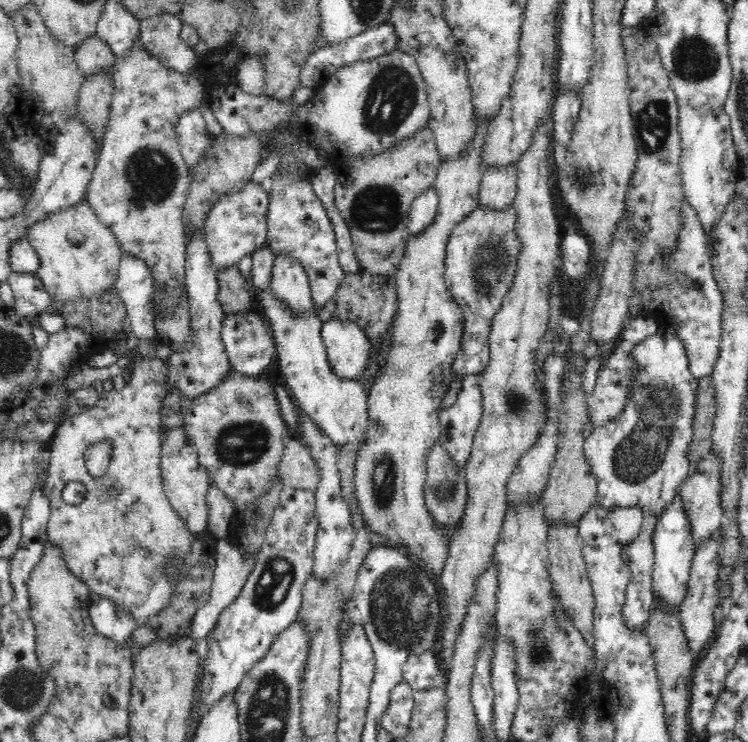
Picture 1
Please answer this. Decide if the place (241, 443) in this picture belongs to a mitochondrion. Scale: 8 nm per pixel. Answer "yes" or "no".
yes

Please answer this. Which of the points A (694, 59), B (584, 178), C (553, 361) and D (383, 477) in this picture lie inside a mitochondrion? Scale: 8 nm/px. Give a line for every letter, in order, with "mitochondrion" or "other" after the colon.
A: mitochondrion
B: mitochondrion
C: other
D: mitochondrion

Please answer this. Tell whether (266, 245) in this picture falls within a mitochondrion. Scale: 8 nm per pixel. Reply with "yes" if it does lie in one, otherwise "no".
no

